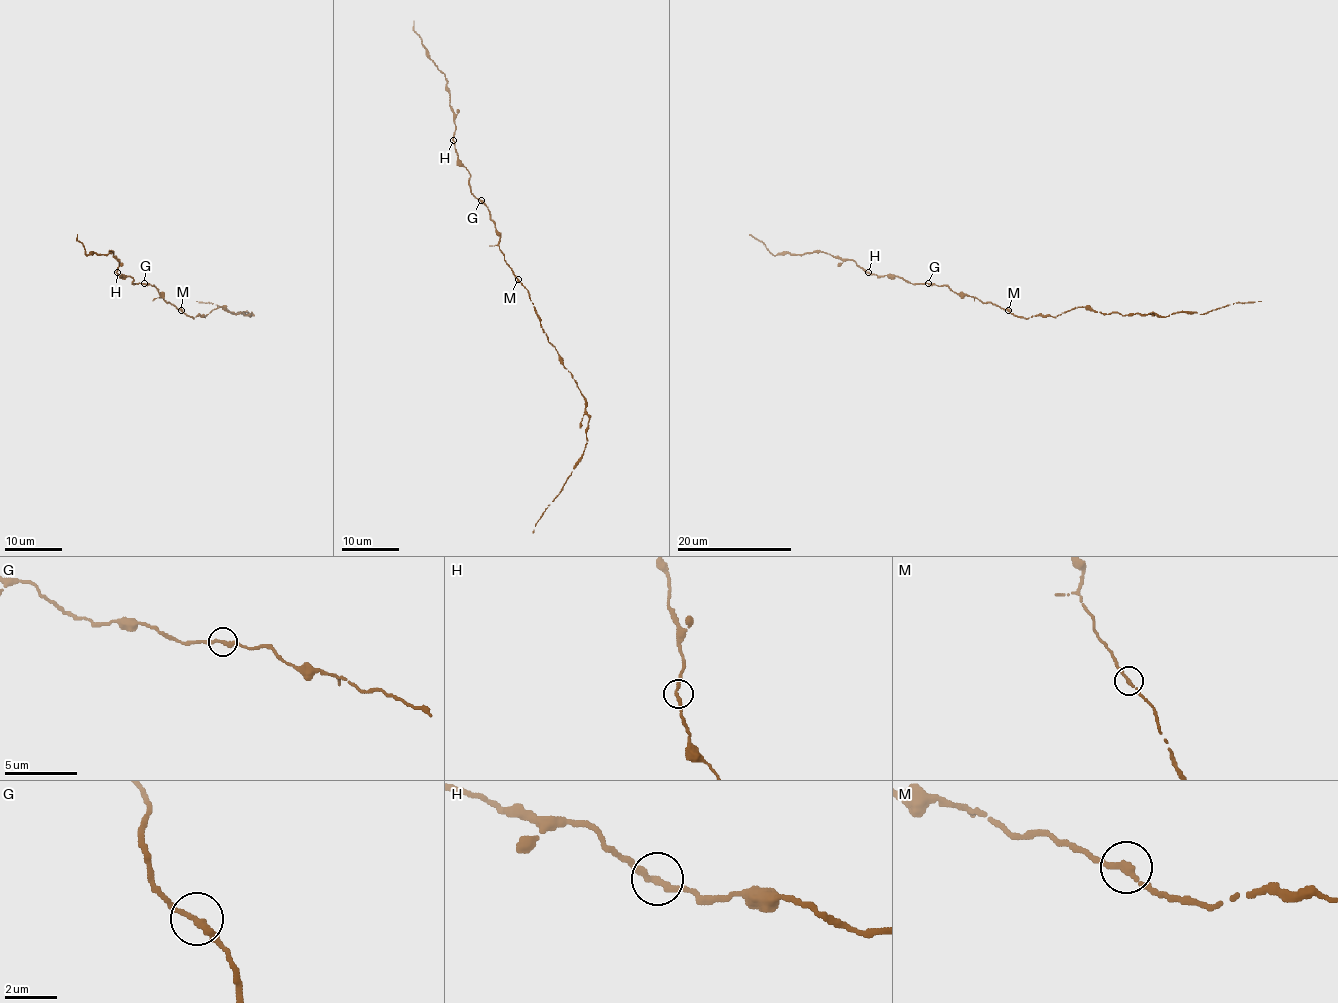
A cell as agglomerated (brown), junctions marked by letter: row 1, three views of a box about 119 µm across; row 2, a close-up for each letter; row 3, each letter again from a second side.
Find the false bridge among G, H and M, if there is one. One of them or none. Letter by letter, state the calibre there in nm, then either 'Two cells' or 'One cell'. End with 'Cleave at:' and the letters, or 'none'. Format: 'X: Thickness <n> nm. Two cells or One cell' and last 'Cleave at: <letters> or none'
G: Thickness 240 nm. One cell
H: Thickness 240 nm. One cell
M: Thickness 260 nm. One cell
Cleave at: none

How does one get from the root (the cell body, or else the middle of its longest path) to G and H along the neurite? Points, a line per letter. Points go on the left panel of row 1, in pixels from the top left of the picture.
G: (179, 309), (167, 302), (153, 285), (144, 283)
H: (179, 309), (167, 302), (153, 285), (133, 283), (133, 278), (120, 276), (117, 272)

